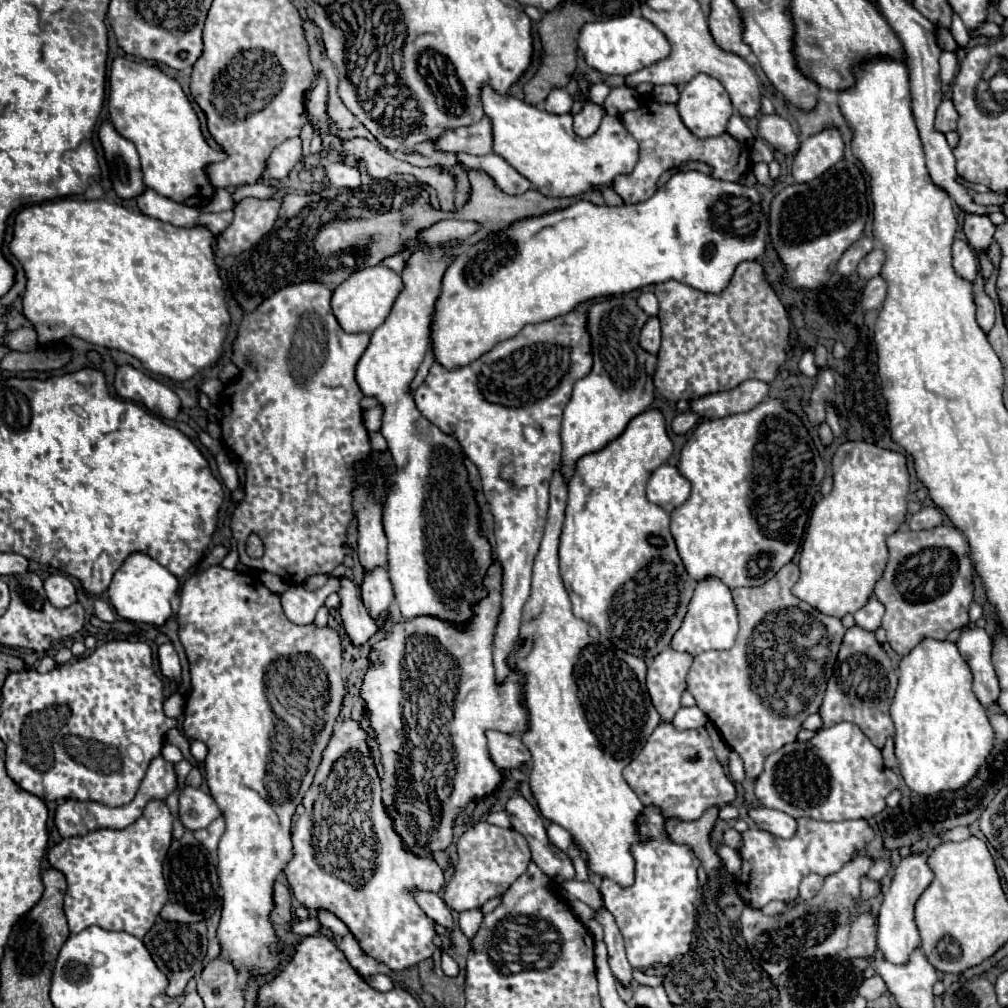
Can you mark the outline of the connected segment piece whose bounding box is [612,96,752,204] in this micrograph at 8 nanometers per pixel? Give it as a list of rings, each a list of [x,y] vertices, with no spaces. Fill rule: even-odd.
[[[640,96],[638,104],[640,106],[636,110],[624,112],[620,116],[624,128],[640,144],[640,160],[634,166],[632,174],[620,174],[612,184],[612,188],[622,196],[622,200],[626,204],[636,204],[636,202],[648,200],[656,192],[656,182],[658,182],[660,174],[666,172],[668,168],[678,168],[680,164],[684,164],[688,160],[706,162],[708,166],[712,166],[710,176],[718,178],[718,180],[740,180],[752,168],[746,144],[738,142],[728,132],[702,140],[702,138],[690,134],[690,130],[684,126],[678,112],[672,110],[670,106],[656,102],[652,96]],[[740,156],[742,156],[742,166],[740,166]],[[730,164],[732,164],[732,170],[730,170]]]

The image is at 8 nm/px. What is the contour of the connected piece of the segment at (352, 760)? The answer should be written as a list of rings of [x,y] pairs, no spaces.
[[[338,720],[334,734],[326,750],[322,752],[322,762],[316,770],[314,782],[306,792],[302,806],[304,814],[298,816],[292,826],[294,858],[286,866],[288,884],[300,904],[308,910],[328,910],[336,914],[356,936],[360,946],[372,958],[384,962],[388,968],[410,968],[426,960],[434,952],[434,922],[416,904],[412,890],[434,890],[444,886],[444,876],[432,854],[418,856],[408,850],[404,840],[394,830],[394,820],[390,818],[382,802],[380,774],[376,770],[368,732],[354,722]]]

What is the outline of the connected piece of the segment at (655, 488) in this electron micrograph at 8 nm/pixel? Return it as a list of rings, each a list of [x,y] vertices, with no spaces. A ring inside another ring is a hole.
[[[662,464],[648,480],[648,500],[672,512],[690,496],[690,482],[672,464]]]

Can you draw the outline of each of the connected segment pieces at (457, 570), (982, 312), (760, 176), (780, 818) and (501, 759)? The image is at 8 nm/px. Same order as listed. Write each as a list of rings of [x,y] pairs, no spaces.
[[[444,220],[420,234],[418,252],[406,262],[402,272],[404,290],[386,322],[372,332],[370,346],[362,354],[356,366],[356,380],[364,396],[374,396],[382,406],[382,436],[388,442],[390,456],[394,460],[396,472],[388,476],[390,488],[386,490],[386,500],[382,504],[382,526],[388,538],[388,578],[394,586],[396,602],[404,620],[416,616],[436,616],[454,626],[464,626],[472,618],[472,606],[488,596],[482,580],[488,568],[494,564],[494,554],[488,538],[480,530],[480,508],[476,502],[476,490],[468,480],[468,470],[464,464],[464,452],[458,440],[438,426],[428,422],[414,404],[410,384],[416,376],[416,370],[432,344],[432,320],[434,320],[434,302],[442,290],[442,276],[448,268],[444,258],[444,248],[440,244],[448,240],[464,240],[478,230],[476,222],[462,220]]]
[[[986,294],[976,296],[976,318],[984,332],[992,330],[995,323],[995,311],[995,304],[992,304],[992,300]]]
[[[764,162],[756,164],[756,166],[754,166],[754,176],[756,176],[756,180],[758,180],[760,184],[772,186],[772,178],[768,176],[768,164],[764,164]]]
[[[756,808],[750,810],[752,820],[766,832],[778,836],[778,838],[792,838],[796,826],[796,820],[788,814],[782,814],[778,810],[770,810],[770,808]]]
[[[486,730],[486,738],[490,758],[500,770],[510,768],[522,768],[524,772],[530,770],[530,752],[526,750],[518,736],[504,734],[498,730]]]

